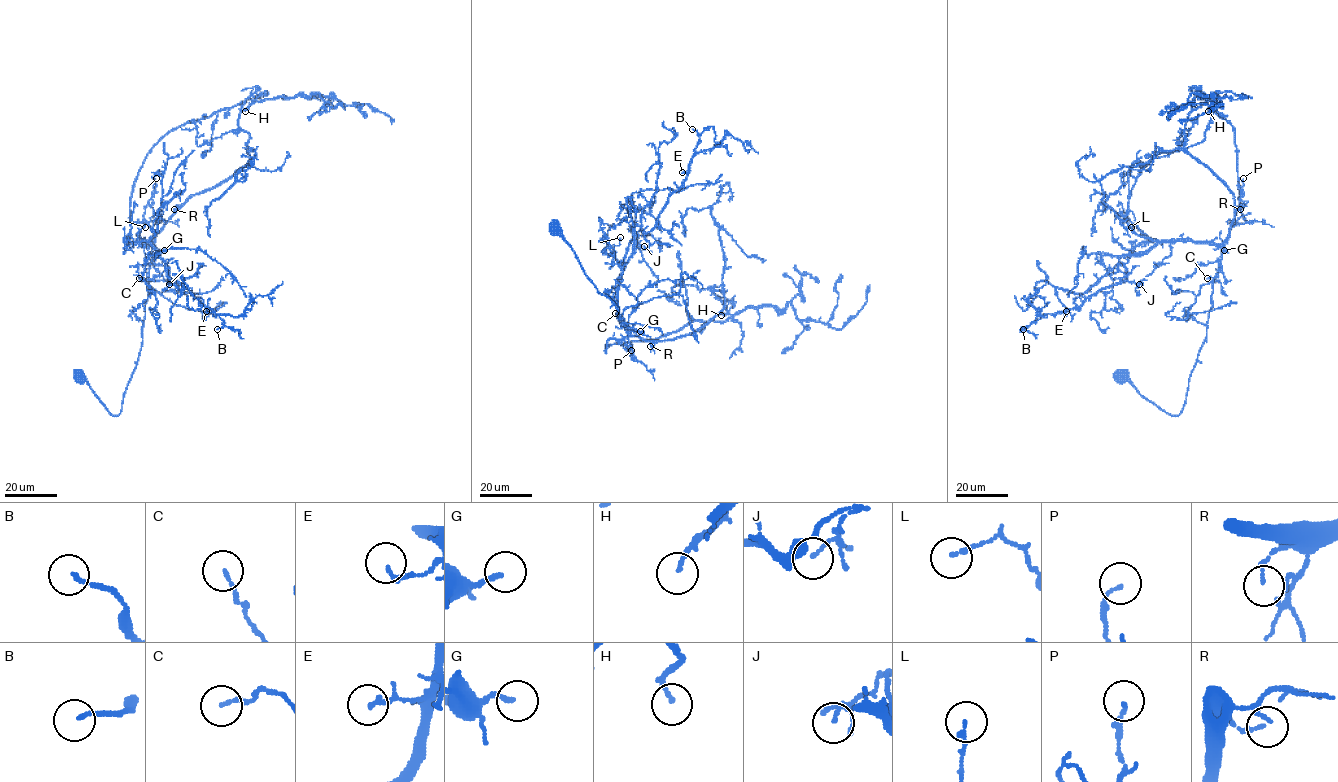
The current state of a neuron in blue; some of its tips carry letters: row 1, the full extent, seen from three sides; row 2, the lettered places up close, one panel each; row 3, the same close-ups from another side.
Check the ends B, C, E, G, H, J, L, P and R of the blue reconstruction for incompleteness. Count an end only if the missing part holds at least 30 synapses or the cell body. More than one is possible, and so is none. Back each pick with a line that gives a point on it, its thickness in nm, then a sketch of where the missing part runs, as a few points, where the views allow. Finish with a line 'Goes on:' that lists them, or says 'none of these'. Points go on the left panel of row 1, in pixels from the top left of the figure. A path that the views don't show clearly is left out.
G: at (164, 250); 170 nm thick; missing branch runs (164, 250), (186, 263), (200, 263), (208, 268)
Goes on: G

